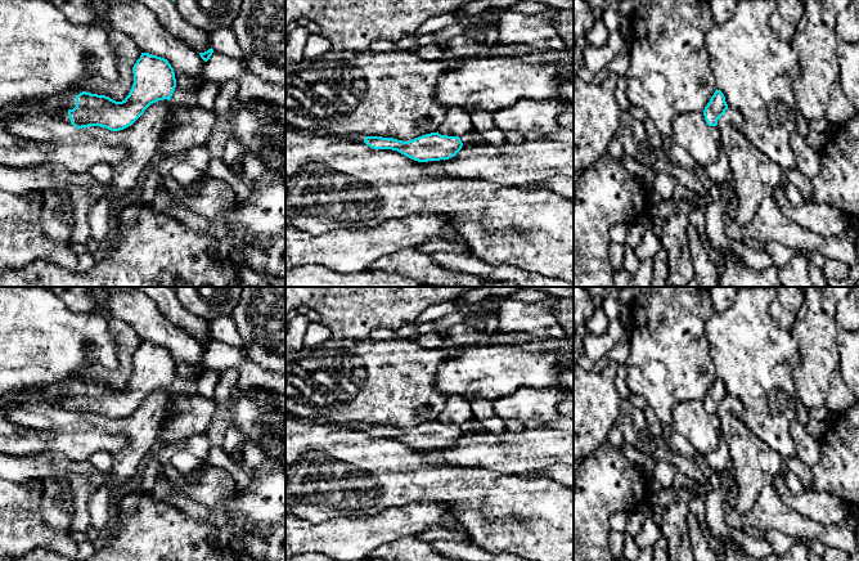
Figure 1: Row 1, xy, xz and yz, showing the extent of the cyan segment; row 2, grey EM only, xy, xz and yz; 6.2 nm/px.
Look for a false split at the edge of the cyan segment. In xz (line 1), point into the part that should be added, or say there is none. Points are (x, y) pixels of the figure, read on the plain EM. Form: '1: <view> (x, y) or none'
1: none

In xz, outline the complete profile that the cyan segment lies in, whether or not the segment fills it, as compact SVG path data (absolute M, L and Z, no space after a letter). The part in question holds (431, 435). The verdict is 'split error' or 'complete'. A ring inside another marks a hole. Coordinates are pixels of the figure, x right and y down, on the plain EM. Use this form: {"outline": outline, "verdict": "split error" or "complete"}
{"outline": "M437 421L426 422L409 430L393 426L365 425L364 431L373 437L392 437L418 449L440 449L454 445L463 435L459 425L448 425Z", "verdict": "complete"}

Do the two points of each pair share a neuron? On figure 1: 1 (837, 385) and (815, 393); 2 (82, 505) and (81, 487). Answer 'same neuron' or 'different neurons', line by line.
1: different neurons
2: same neuron

